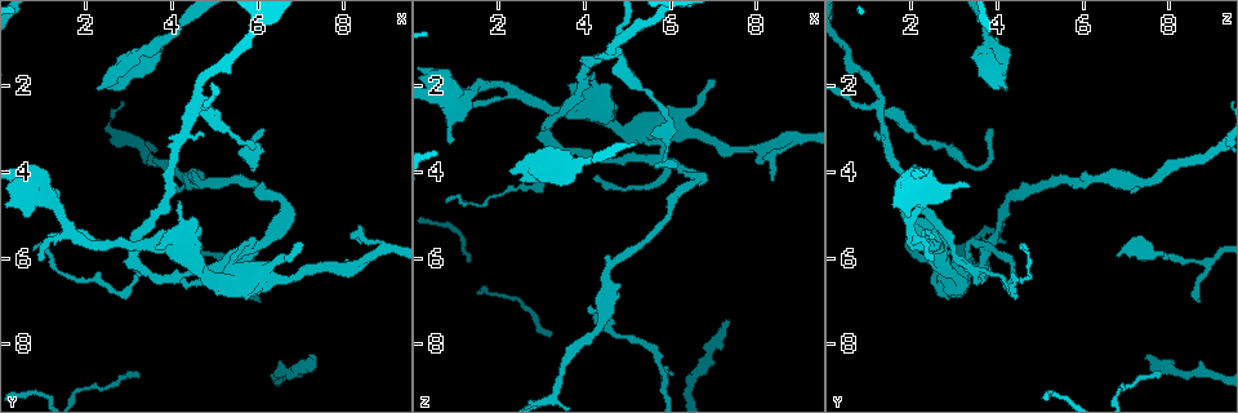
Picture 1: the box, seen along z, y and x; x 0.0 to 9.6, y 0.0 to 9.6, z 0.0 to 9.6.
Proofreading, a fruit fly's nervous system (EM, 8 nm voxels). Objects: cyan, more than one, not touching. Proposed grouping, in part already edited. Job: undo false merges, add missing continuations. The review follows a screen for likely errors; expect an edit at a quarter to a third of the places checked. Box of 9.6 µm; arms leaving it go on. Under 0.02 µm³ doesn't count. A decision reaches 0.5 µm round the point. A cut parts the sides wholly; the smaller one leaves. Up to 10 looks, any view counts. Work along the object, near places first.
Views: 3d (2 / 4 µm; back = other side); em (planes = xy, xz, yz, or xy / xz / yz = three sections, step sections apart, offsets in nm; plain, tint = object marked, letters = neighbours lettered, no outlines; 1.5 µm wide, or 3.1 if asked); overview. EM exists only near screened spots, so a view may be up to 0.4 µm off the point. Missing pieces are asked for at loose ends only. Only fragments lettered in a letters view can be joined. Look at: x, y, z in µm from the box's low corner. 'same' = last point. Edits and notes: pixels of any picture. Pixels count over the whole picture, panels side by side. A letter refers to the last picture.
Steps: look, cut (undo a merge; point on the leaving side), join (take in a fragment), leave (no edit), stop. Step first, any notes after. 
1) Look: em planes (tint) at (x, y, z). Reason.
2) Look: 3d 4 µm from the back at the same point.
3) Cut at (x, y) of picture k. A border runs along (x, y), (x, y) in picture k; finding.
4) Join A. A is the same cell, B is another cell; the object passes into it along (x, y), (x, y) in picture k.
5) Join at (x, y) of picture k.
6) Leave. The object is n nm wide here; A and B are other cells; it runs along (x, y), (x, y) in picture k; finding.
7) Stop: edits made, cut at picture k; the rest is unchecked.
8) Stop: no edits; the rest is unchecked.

Look: 3d 4 µm at (0.90, 6.10, 2.45). Tapers out.

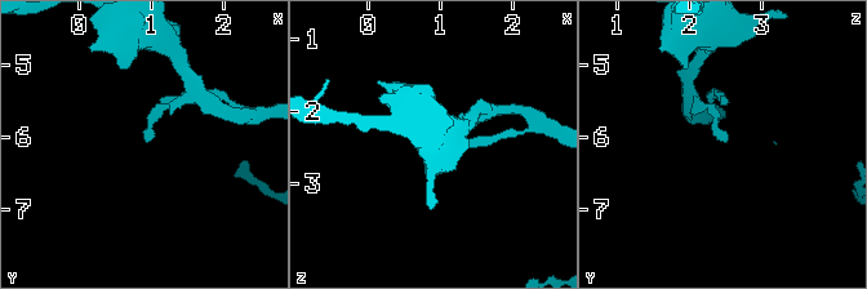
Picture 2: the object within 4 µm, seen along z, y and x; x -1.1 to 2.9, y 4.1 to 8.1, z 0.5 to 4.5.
Look: em xz step 8 (tint) at (0.95, 6.10, 2.50). Need the tissue.

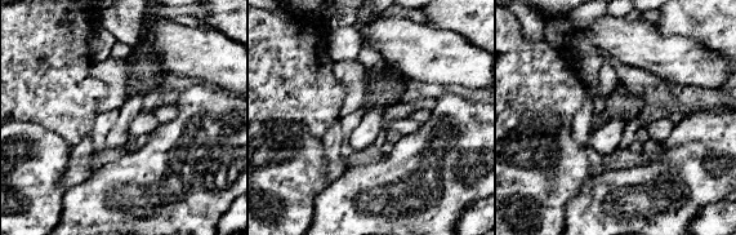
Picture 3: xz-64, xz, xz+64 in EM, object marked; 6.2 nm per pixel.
Look: em yz step 4 (letters) at the same point.

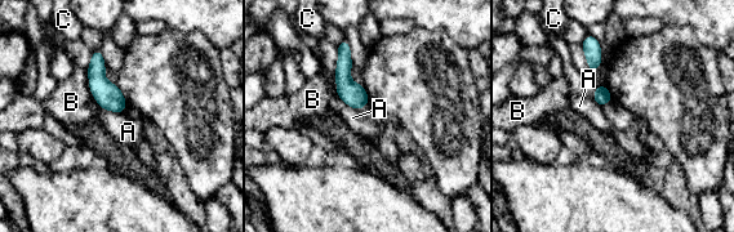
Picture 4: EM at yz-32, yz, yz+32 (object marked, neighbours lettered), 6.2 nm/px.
Leave. A, B and C are other cells; a border runs along (336, 96), (357, 111) in picture 4; no lettered fragment goes on from it.

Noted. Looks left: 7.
Look: em planes (letters) at (5.85, 5.75, 3.65). Four-way junction.

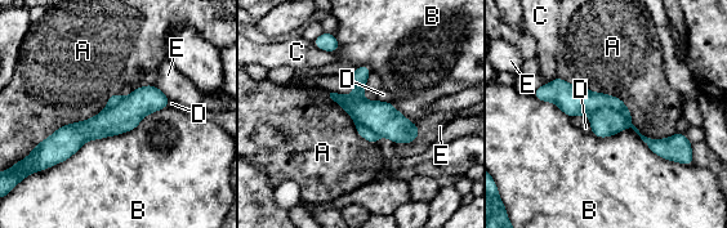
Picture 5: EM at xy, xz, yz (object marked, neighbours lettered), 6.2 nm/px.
Cut at (605, 121) of picture 5. A, B, C, D and E are other cells; the part that leaves runs along (165, 101), (143, 101), (49, 152) in picture 5; two neurons meet here.

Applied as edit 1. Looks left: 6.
Look: 3d 4 µm at (7.25, 8.30, 7.40). Branch stops here.

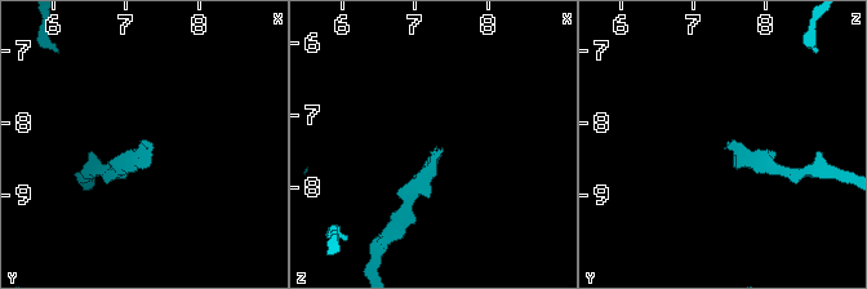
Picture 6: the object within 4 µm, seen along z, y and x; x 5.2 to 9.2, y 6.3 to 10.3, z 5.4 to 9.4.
Look: em xy step 8 (letters) at (7.30, 8.35, 7.50).

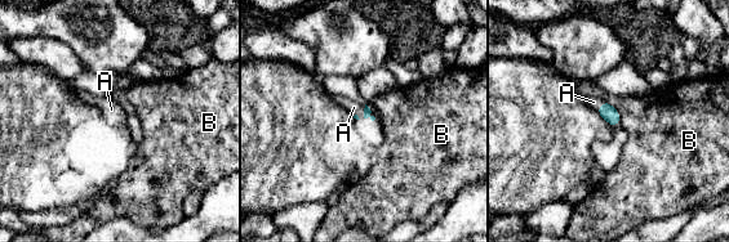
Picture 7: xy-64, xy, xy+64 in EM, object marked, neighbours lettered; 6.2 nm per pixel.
Look: em yz step 4 (letters) at the same point. Cut it another way.

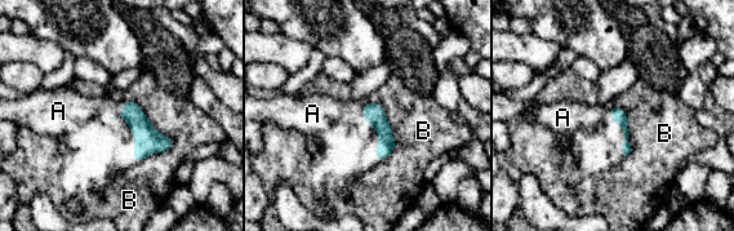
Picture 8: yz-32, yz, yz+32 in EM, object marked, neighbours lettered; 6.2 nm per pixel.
Join A. A is the same cell, B is another cell; the object passes into it along (147, 140), (120, 111), (80, 109) in picture 8; it goes on there.

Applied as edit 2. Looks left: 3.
Stop: edits made, cut at picture 5, join at picture 8; the rest is unchecked.

